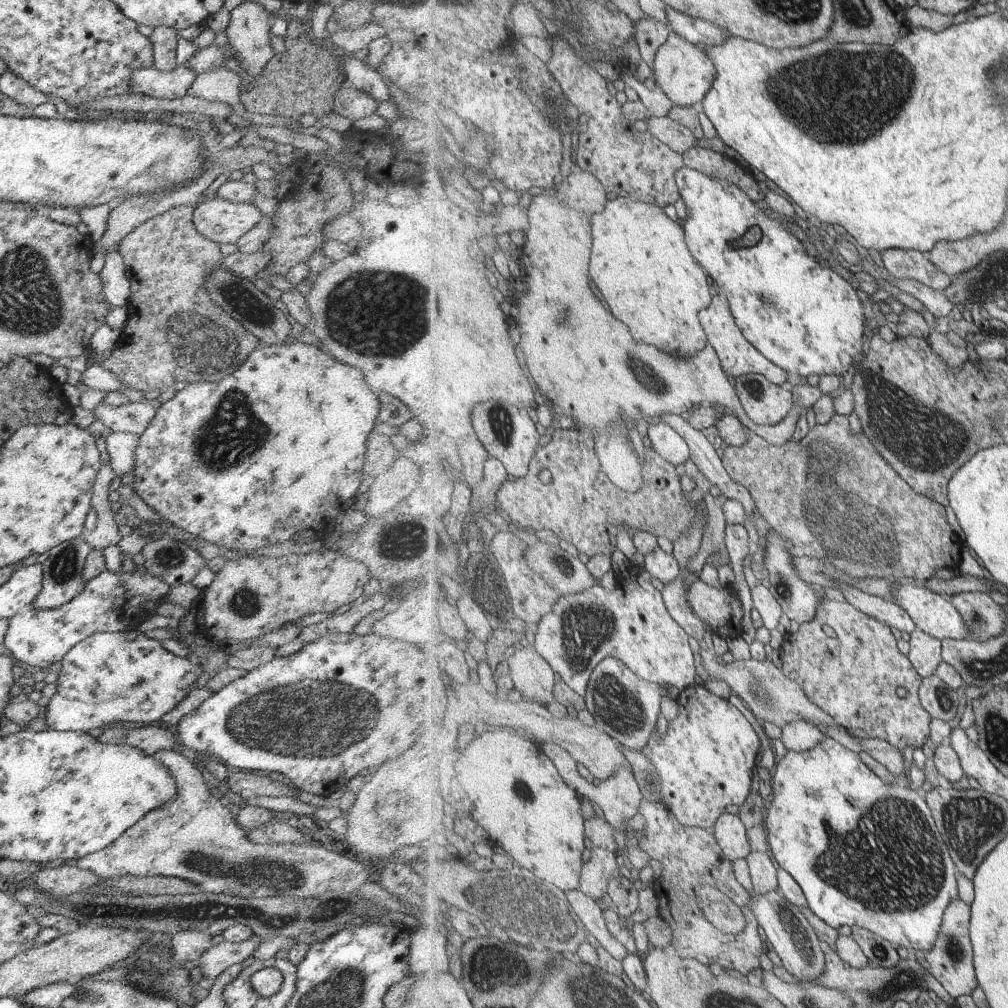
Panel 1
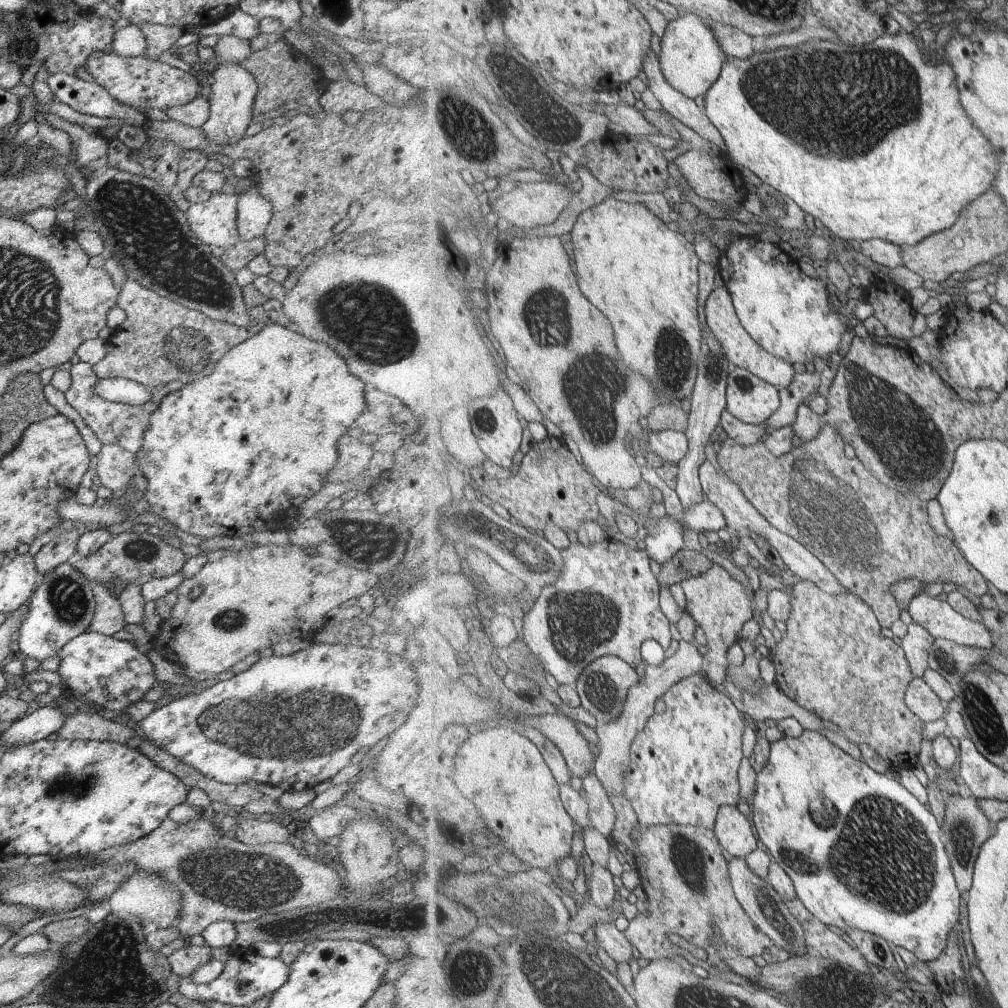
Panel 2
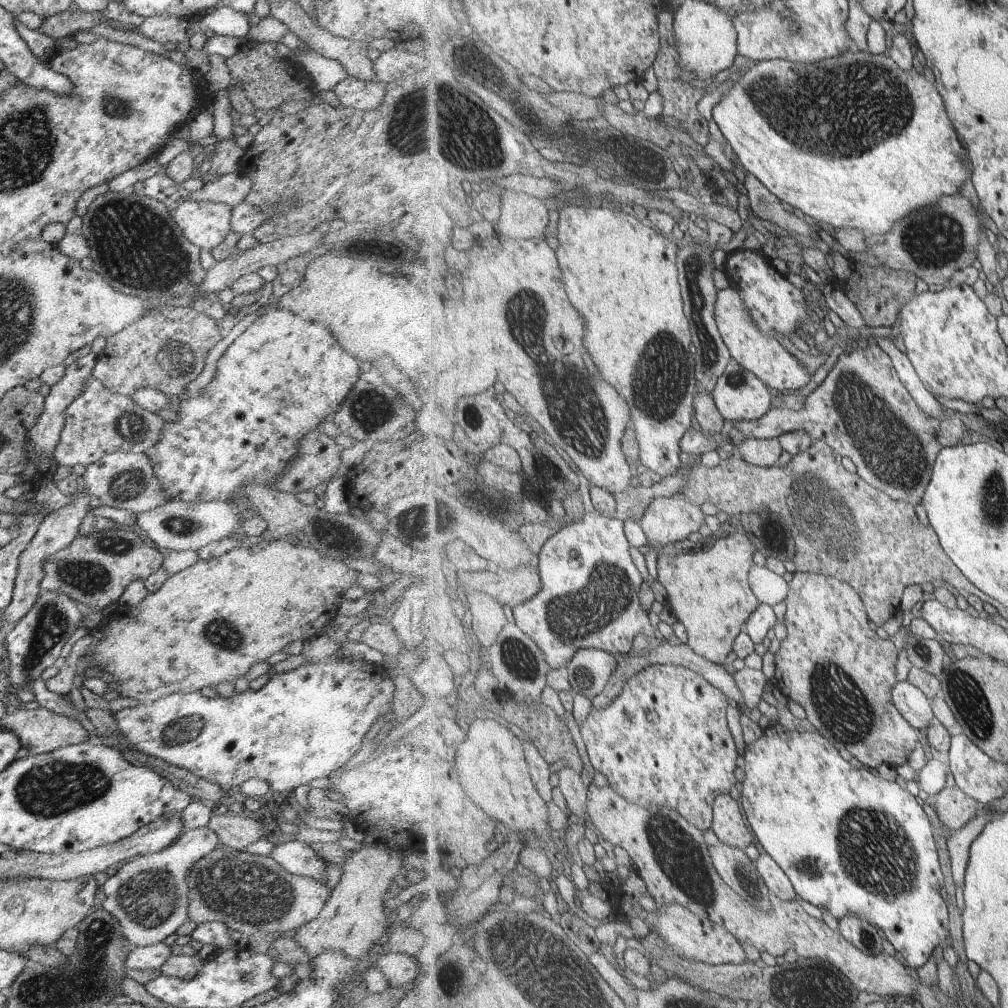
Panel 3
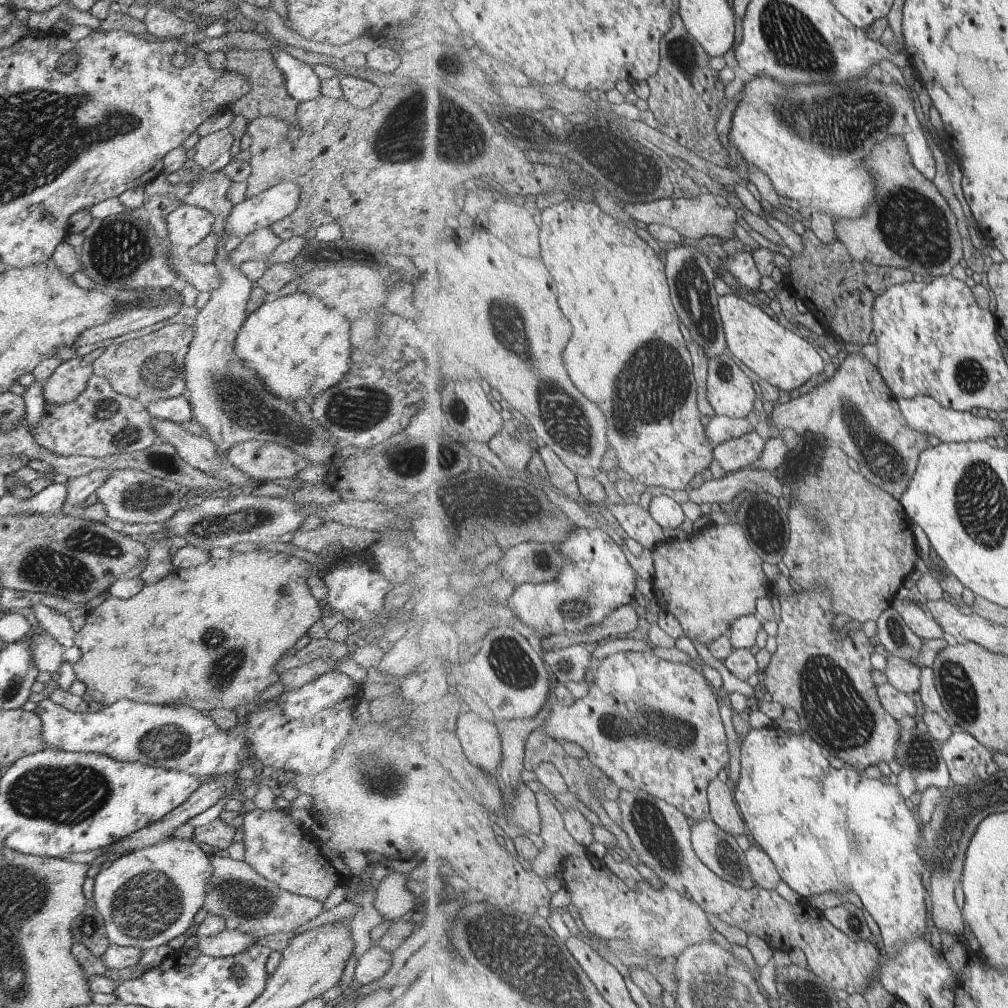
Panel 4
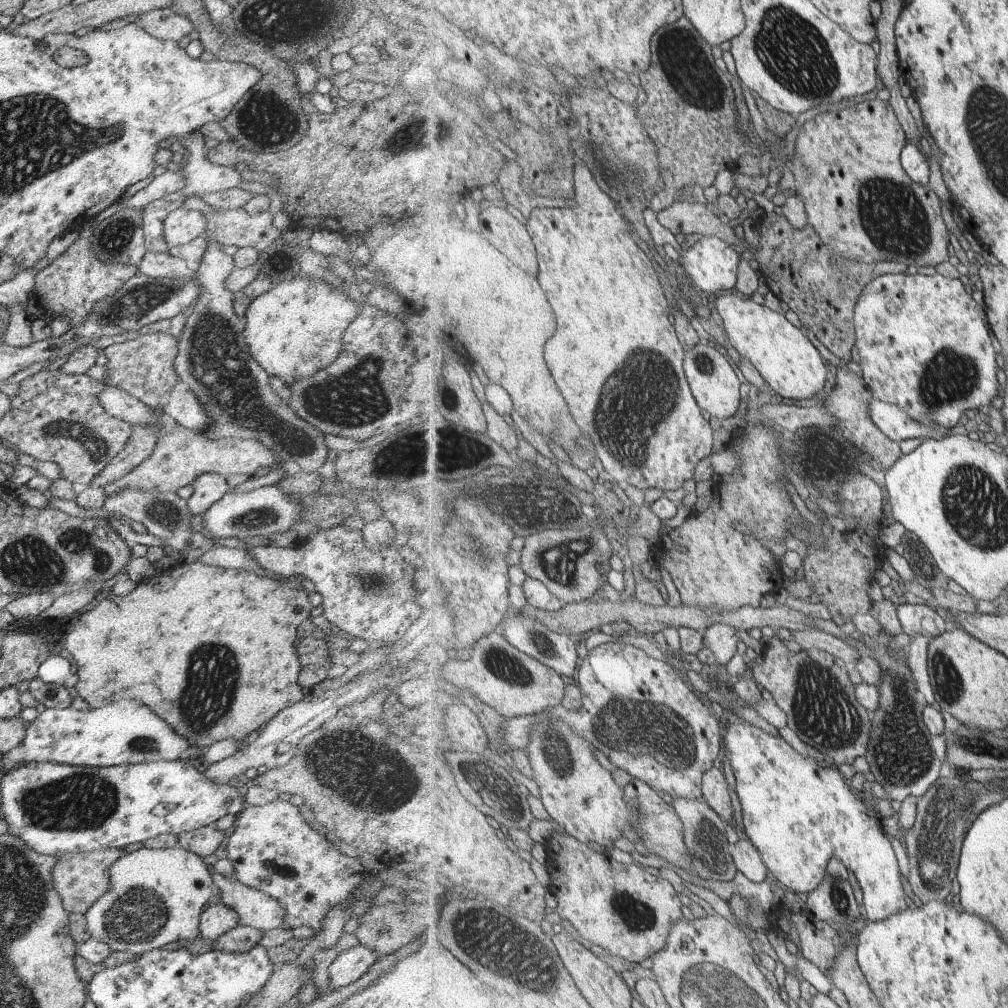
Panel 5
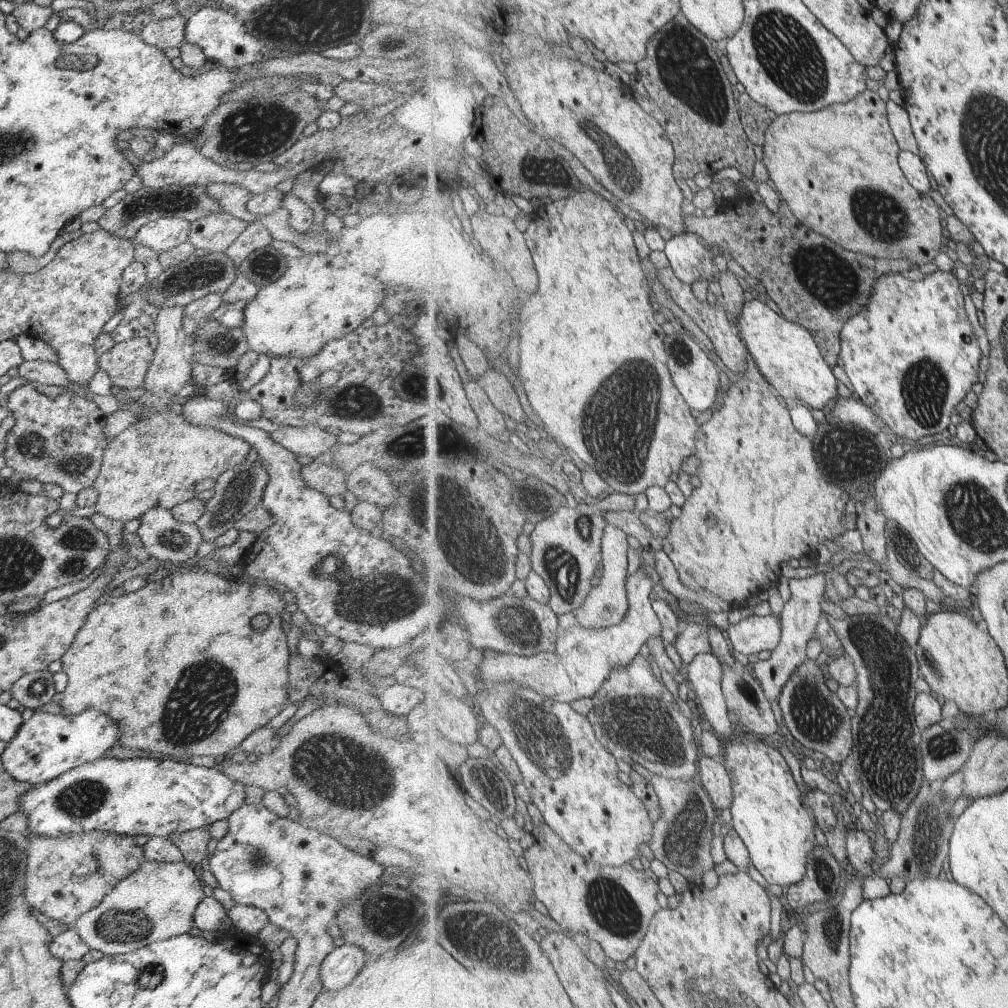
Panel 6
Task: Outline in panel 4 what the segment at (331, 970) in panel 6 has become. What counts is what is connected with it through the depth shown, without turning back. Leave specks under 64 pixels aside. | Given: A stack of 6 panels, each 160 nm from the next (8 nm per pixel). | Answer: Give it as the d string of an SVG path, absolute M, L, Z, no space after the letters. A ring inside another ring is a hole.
M372 944L357 960L353 980L361 985L380 979L390 970L392 956L387 951Z

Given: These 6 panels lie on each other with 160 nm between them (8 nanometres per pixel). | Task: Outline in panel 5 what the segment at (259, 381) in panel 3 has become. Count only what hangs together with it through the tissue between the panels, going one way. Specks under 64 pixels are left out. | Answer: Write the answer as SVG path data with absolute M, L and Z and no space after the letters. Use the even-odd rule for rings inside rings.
M303 274L288 281L274 283L273 286L251 300L240 316L244 322L243 336L250 350L253 360L268 374L275 376L285 382L293 382L297 379L312 377L318 370L327 368L335 356L341 352L342 334L349 326L350 322L358 313L360 304L349 300L343 296L337 288L327 286L328 280L324 278L323 282L319 280L301 280Z

